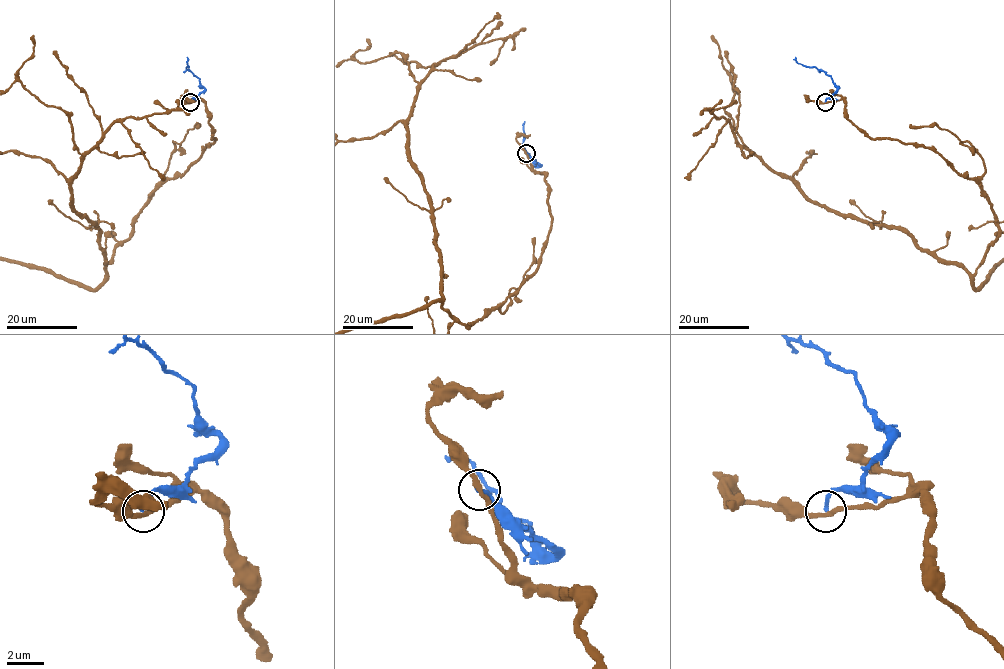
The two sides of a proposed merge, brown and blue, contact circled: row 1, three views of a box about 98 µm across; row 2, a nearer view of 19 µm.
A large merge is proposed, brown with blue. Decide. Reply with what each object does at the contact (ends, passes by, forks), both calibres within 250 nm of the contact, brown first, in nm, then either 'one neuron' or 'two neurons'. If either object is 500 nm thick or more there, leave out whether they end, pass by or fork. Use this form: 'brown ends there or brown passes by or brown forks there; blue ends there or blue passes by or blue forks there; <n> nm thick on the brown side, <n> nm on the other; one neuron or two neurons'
brown passes by; blue ends there; 240 nm thick on the brown side, 190 nm on the other; two neurons

